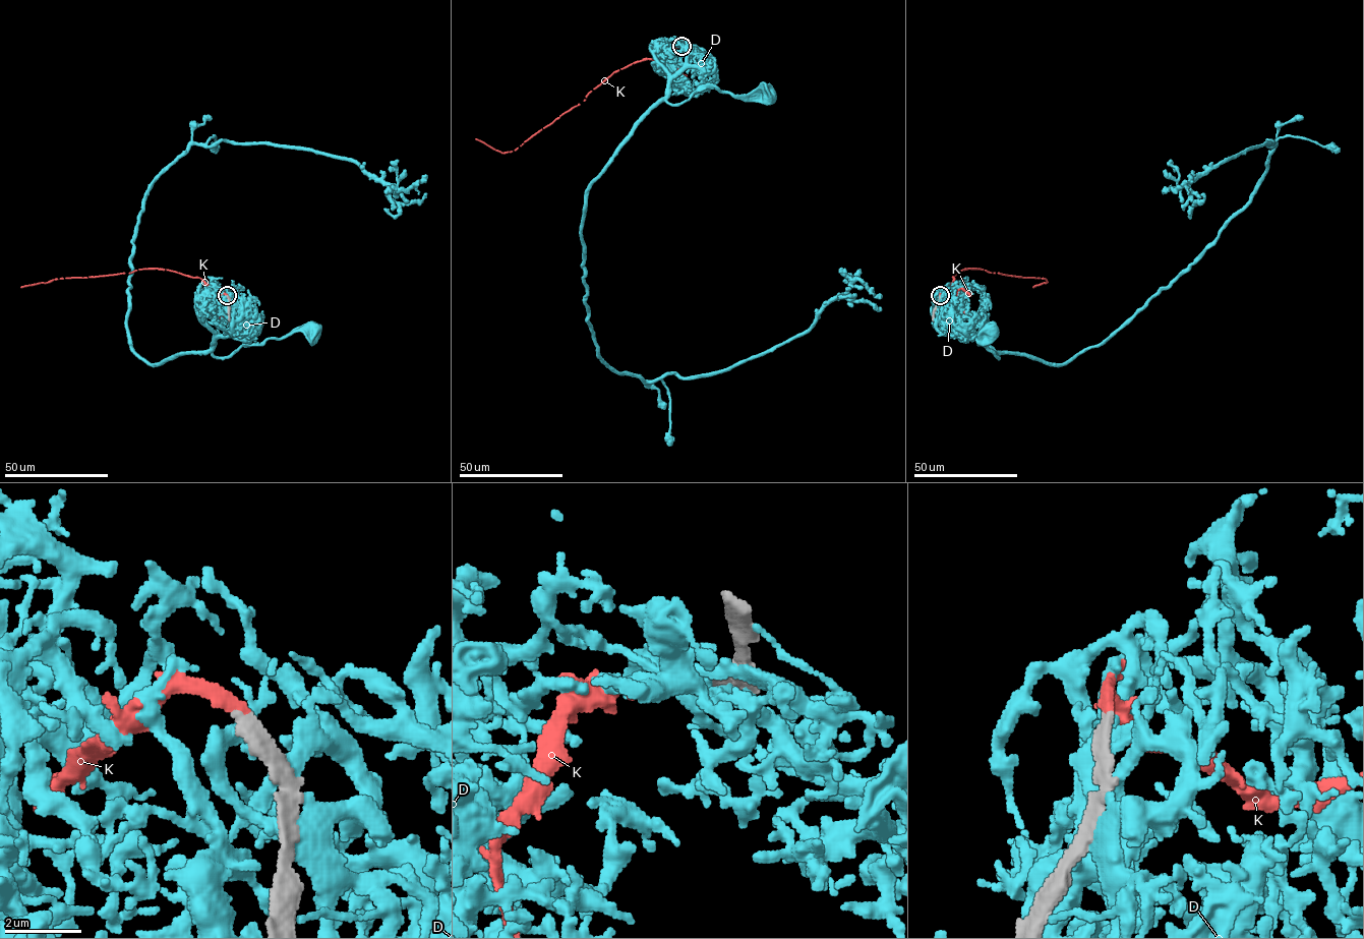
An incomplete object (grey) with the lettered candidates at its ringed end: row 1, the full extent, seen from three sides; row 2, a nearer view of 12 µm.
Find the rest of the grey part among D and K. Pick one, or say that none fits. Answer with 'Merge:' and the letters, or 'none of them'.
Merge: K

